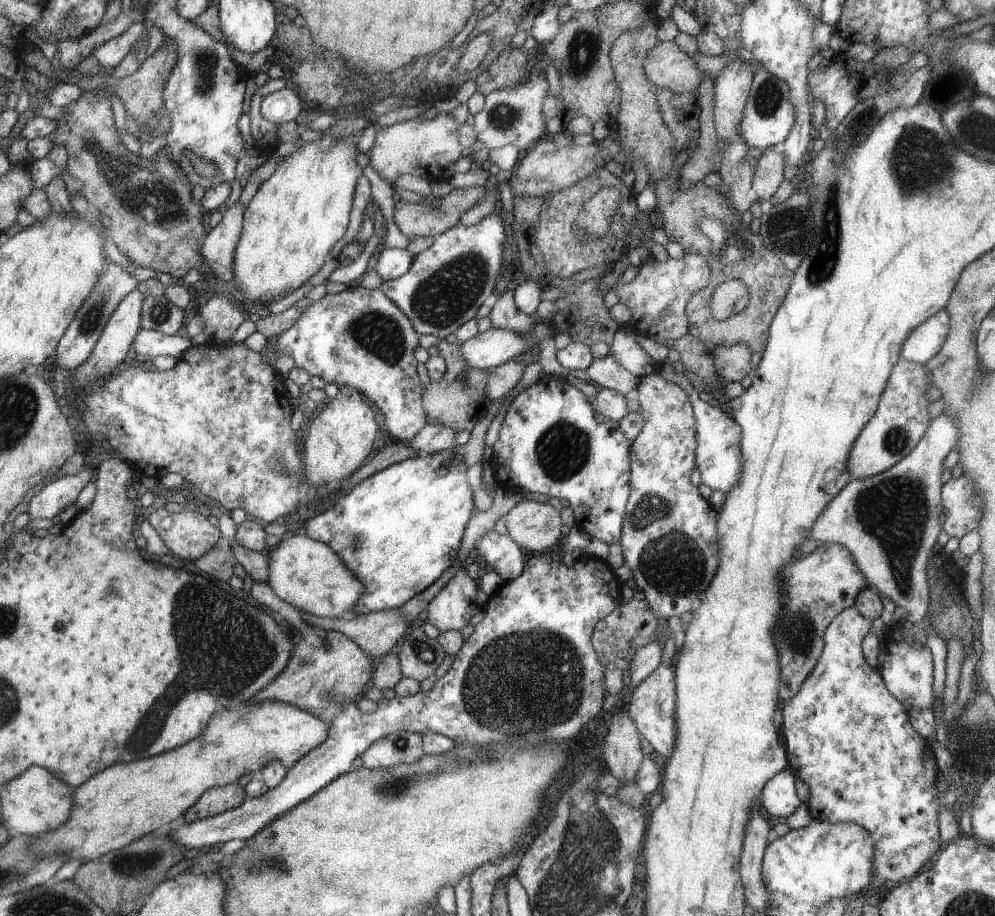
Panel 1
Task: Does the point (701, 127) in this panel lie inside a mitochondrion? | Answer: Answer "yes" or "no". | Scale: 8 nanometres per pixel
no

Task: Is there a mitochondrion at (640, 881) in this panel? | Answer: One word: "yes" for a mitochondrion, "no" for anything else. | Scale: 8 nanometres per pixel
no

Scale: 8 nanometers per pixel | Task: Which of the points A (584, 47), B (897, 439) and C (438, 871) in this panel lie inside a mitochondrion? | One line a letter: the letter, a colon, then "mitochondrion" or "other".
A: mitochondrion
B: mitochondrion
C: other

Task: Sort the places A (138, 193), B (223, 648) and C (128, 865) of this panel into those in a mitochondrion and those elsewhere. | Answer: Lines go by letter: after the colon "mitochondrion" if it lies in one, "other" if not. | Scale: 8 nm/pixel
A: mitochondrion
B: mitochondrion
C: mitochondrion

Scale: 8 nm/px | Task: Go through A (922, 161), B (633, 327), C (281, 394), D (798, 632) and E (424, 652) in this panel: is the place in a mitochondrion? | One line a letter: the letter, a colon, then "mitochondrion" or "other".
A: mitochondrion
B: other
C: other
D: mitochondrion
E: mitochondrion

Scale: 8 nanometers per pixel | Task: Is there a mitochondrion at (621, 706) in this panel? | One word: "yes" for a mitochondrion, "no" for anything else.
no

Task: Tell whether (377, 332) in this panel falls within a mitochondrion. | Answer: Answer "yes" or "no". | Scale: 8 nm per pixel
yes

